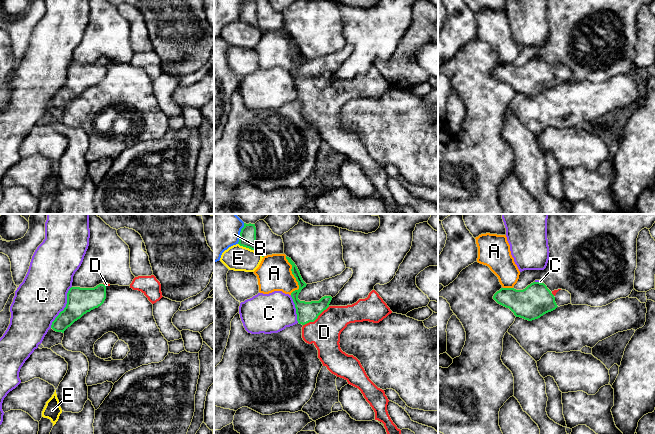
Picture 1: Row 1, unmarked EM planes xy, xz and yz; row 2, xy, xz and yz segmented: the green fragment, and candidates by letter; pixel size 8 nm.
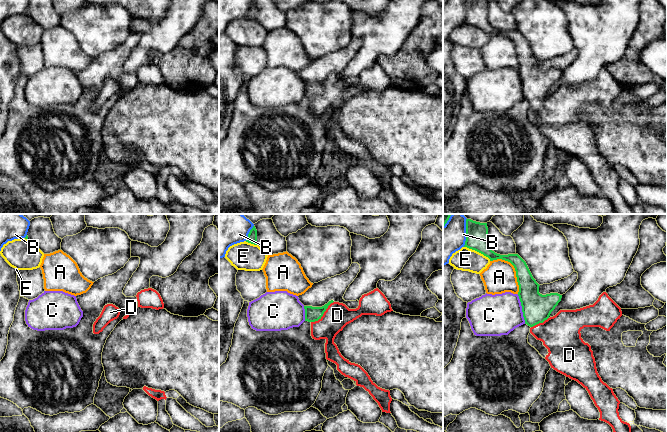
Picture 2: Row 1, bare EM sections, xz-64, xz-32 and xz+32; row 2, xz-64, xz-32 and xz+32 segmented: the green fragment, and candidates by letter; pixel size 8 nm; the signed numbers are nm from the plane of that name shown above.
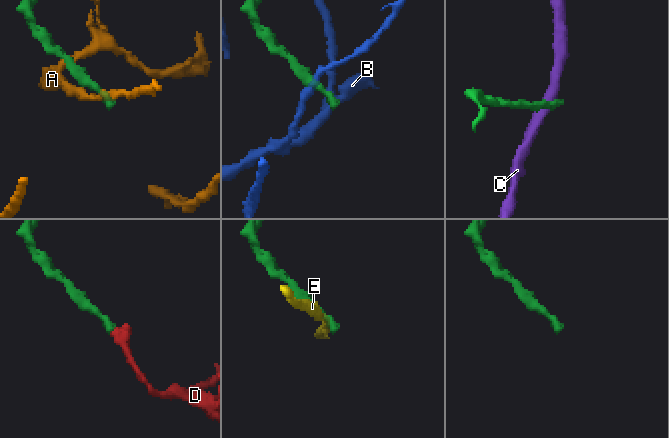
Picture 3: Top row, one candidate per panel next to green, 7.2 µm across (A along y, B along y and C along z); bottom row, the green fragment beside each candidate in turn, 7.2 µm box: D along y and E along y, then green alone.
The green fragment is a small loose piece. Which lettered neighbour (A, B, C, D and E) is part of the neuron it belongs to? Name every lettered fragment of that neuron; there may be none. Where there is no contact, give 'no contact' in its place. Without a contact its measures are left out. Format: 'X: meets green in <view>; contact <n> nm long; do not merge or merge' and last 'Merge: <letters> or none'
A: meets green in xz; contact 320 nm long; do not merge
B: meets green in xz; contact 170 nm long; do not merge
C: meets green in xy; contact 380 nm long; do not merge
D: meets green in xz; contact 260 nm long; merge
E: meets green in xz; contact 180 nm long; do not merge
Merge: D

